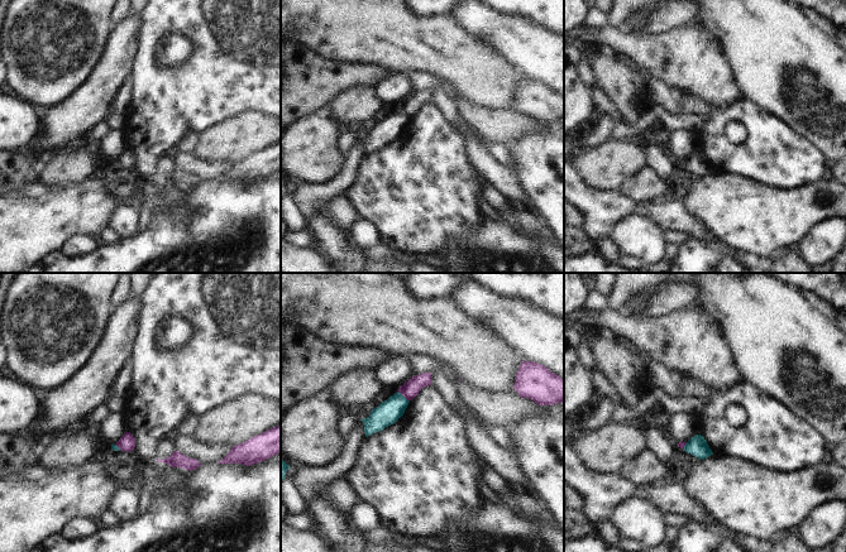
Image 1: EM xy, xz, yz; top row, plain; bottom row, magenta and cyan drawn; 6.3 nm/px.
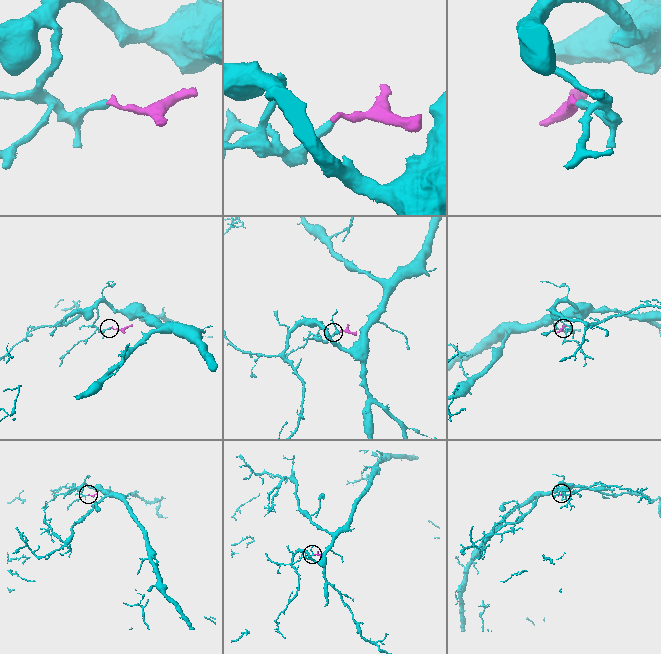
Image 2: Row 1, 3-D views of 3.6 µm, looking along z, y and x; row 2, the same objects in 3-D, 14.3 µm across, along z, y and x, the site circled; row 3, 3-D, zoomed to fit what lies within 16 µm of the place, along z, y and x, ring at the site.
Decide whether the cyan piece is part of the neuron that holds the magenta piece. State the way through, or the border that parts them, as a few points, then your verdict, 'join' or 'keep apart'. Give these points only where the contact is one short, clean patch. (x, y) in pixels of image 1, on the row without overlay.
border along xz (397, 109), (409, 118); keep apart

